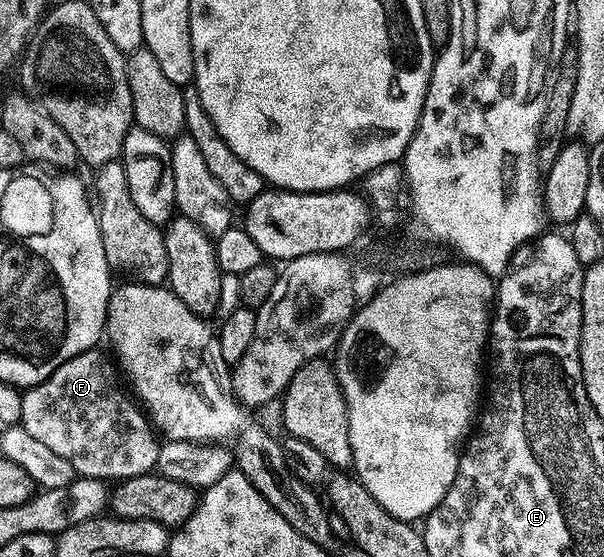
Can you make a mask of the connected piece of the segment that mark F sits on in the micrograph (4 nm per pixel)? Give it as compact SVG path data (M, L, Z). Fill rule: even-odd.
M84 351L54 369L46 381L27 388L20 423L30 437L70 461L77 476L119 481L147 475L156 466L161 440L149 416L116 384L113 360L98 352Z

